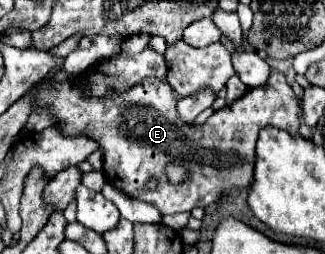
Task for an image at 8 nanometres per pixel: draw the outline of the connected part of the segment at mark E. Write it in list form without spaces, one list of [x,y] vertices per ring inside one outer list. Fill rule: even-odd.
[[[279,70],[271,72],[271,82],[263,90],[247,90],[239,100],[227,104],[225,108],[217,110],[211,118],[207,118],[205,124],[195,126],[195,124],[185,124],[179,114],[177,114],[177,94],[173,92],[171,84],[161,78],[145,78],[137,86],[125,90],[125,92],[115,92],[109,90],[107,96],[103,98],[93,98],[85,94],[85,82],[79,76],[71,76],[63,82],[57,82],[55,78],[47,78],[43,82],[35,84],[35,98],[33,98],[33,112],[39,108],[47,108],[49,114],[53,116],[53,126],[63,128],[65,134],[79,134],[87,136],[99,142],[101,152],[103,152],[103,174],[105,180],[127,194],[129,198],[143,200],[153,204],[163,216],[167,214],[177,214],[177,212],[191,212],[195,206],[209,206],[215,200],[219,200],[227,190],[233,188],[249,188],[253,180],[253,168],[255,168],[255,144],[259,130],[267,126],[283,128],[291,132],[293,136],[299,136],[299,112],[301,112],[301,102],[287,84],[285,76]],[[169,164],[179,164],[189,172],[187,182],[181,184],[171,184],[167,180],[165,168]],[[149,178],[157,178],[159,186],[153,192],[145,192],[145,184]]]

